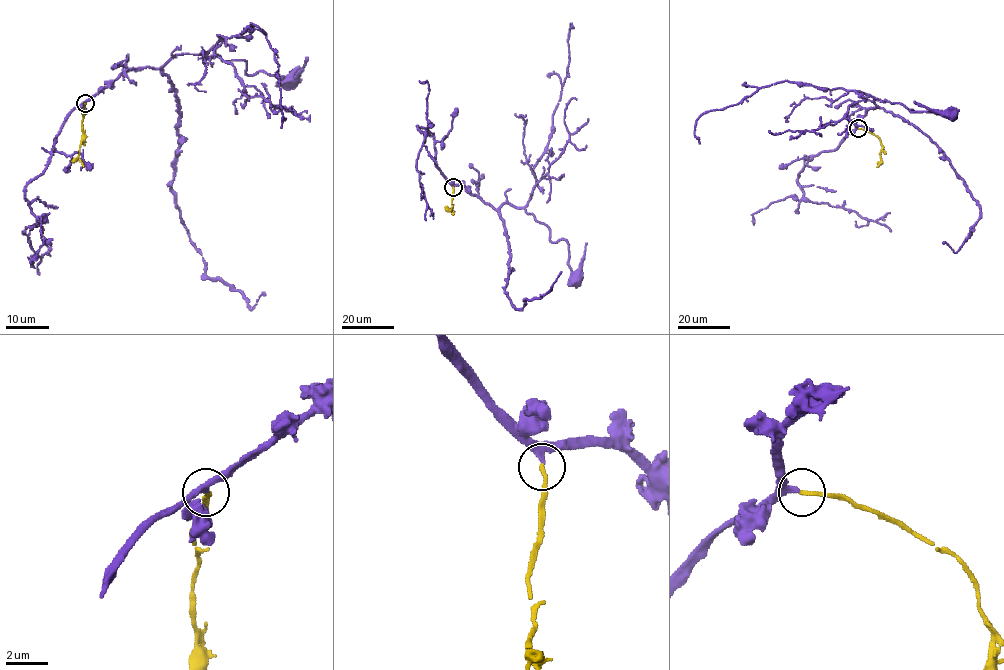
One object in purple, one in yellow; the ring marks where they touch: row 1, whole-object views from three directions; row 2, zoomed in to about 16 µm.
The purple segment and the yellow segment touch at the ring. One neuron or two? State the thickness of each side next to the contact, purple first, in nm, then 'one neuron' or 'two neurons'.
220 nm thick on the purple side, 190 nm on the other; one neuron

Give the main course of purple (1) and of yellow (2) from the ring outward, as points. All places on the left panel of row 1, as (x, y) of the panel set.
1: (85, 103), (128, 70), (161, 68), (174, 56), (190, 54), (243, 60), (250, 74), (261, 71), (292, 80)
2: (85, 103), (79, 147), (84, 167)

